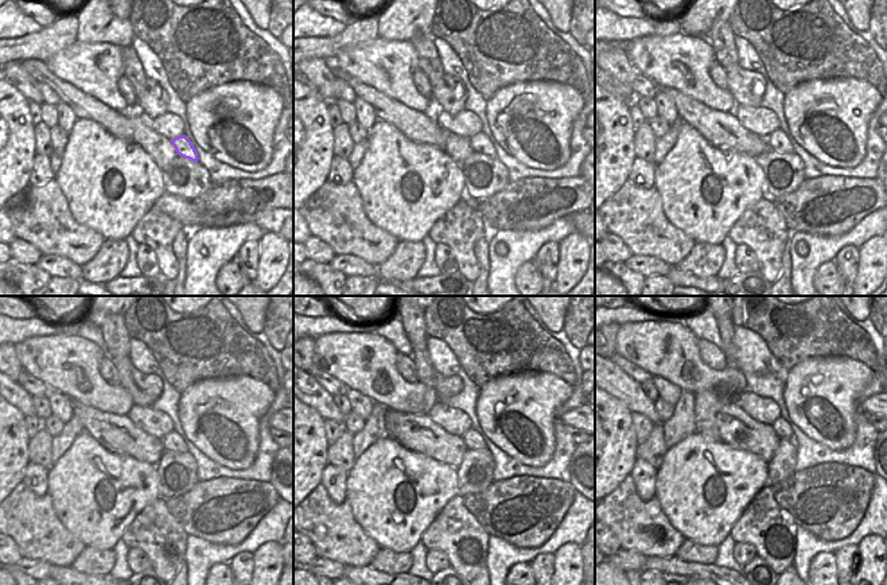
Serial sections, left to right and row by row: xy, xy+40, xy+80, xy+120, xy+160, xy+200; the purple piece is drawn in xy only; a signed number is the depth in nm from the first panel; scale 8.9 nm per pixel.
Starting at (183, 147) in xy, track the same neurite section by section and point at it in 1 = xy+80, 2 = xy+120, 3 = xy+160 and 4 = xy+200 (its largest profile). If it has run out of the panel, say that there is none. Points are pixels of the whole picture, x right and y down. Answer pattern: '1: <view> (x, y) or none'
1: xy+80 (777, 141)
2: xy+120 (172, 441)
3: xy+160 (473, 440)
4: xy+200 (781, 428)

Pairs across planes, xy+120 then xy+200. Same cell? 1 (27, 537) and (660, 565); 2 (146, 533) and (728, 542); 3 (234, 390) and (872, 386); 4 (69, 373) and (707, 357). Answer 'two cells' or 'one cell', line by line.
1: two cells
2: two cells
3: two cells
4: two cells

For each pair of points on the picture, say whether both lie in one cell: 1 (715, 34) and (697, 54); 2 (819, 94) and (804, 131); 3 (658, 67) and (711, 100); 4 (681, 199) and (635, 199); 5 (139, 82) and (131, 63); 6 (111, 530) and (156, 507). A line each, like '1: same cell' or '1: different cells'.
1: different cells
2: same cell
3: same cell
4: different cells
5: same cell
6: different cells

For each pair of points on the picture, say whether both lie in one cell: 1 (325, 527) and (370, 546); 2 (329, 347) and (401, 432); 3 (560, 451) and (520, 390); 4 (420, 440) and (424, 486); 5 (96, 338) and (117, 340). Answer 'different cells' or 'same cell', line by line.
1: same cell
2: different cells
3: different cells
4: different cells
5: different cells

